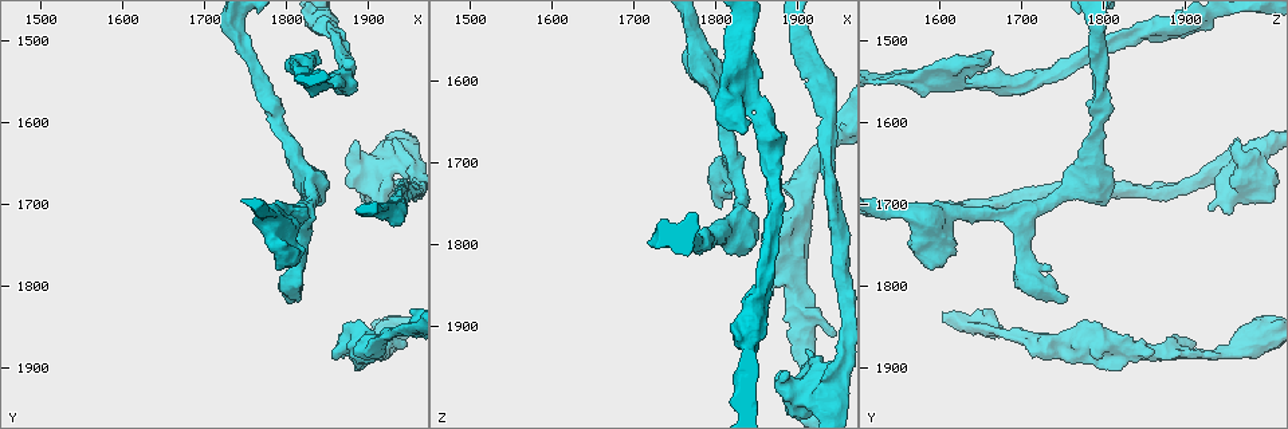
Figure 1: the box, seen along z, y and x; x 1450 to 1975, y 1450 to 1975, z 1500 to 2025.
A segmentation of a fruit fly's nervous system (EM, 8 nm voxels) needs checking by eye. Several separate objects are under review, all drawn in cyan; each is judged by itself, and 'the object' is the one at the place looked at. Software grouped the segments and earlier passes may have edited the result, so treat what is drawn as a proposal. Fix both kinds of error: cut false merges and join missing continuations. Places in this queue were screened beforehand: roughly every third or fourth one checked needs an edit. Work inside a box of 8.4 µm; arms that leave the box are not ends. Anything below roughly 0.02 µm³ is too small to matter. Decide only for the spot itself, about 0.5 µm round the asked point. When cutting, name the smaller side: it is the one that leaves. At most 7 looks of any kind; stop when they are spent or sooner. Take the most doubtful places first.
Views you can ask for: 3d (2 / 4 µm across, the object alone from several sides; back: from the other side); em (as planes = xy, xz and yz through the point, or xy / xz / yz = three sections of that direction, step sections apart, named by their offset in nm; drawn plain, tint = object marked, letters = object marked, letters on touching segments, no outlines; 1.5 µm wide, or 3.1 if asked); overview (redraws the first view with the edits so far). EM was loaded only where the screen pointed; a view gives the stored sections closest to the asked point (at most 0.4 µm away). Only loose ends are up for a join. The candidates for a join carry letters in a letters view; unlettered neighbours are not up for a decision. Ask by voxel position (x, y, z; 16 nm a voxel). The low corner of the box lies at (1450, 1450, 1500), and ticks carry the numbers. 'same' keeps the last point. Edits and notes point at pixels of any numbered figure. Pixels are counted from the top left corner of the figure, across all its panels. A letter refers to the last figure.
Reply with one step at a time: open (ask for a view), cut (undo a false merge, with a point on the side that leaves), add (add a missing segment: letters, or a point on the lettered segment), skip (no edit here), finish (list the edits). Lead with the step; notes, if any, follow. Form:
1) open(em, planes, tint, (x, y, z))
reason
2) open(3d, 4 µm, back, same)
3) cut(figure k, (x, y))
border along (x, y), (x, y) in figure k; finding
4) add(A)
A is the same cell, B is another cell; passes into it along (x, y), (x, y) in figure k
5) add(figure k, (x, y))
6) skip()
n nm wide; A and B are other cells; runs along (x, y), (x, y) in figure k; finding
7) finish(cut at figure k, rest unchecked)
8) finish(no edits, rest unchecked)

open(3d, 4 µm, (1805, 1815, 1755))

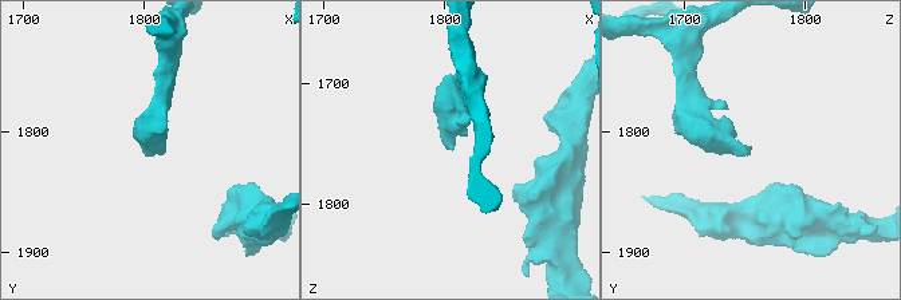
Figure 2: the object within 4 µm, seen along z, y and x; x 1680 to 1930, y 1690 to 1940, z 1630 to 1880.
open(em, yz, step 4, tint, (1808, 1810, 1754))

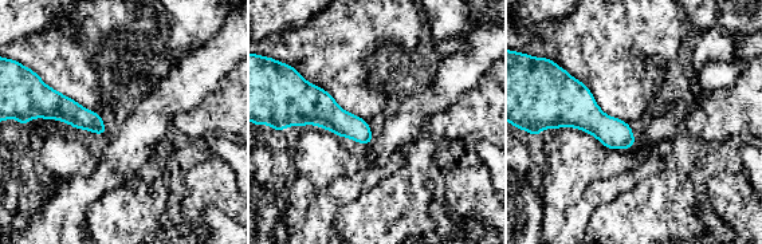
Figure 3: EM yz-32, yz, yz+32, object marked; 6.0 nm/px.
open(em, planes, letters, same)
another direction

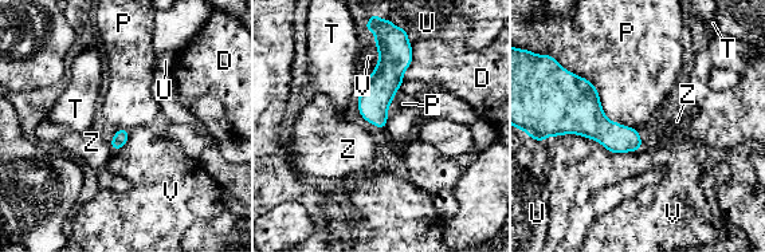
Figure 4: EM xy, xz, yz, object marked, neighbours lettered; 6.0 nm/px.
skip()
D, P, T, U, V and Z are other cells; none of them fits

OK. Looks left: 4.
open(3d, 4 µm, (1885, 1625, 1965))
branch stops here

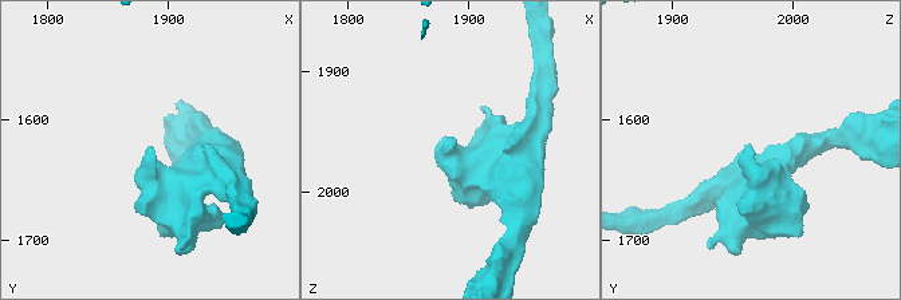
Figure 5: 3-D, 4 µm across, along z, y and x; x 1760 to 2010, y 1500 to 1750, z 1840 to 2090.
open(em, xz, step 8, letters, (1888, 1622, 1964))
need the tissue

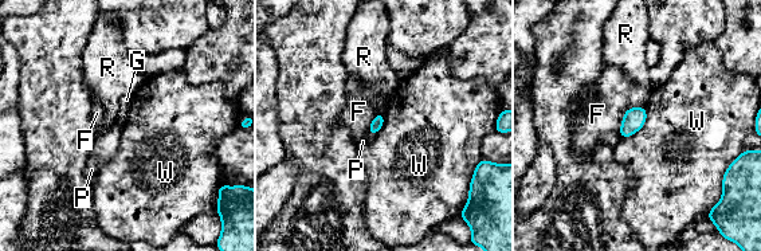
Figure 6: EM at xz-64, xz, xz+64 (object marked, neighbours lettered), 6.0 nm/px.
skip()
F, G, P, R and W are other cells; border along (644, 106), (646, 122), (622, 138) in figure 6; no lettered segment goes on from it

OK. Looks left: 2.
open(em, planes, tint, (1950, 1875, 1910))
free end

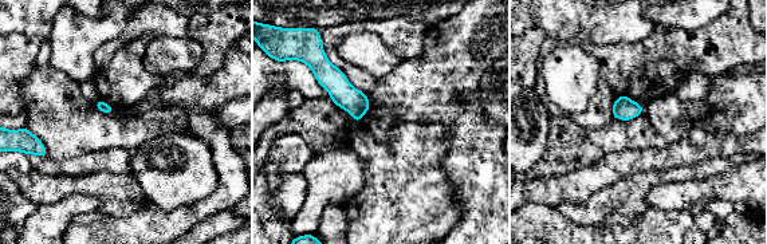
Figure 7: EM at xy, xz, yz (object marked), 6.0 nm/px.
open(em, planes, letters, same)

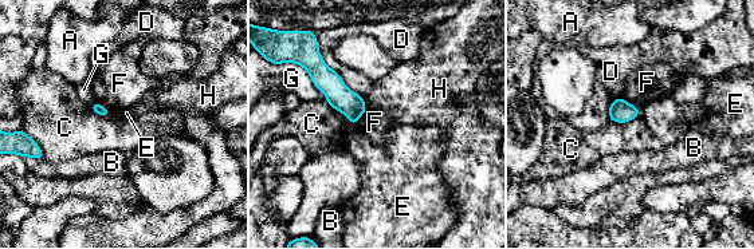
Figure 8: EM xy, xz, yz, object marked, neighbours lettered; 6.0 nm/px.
skip()
A, B, C, D, E, F, G and H are other cells; border along (639, 113), (629, 121), (611, 121) in figure 8; no lettered segment goes on from it

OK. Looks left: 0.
finish(no edits, rest unchecked)

